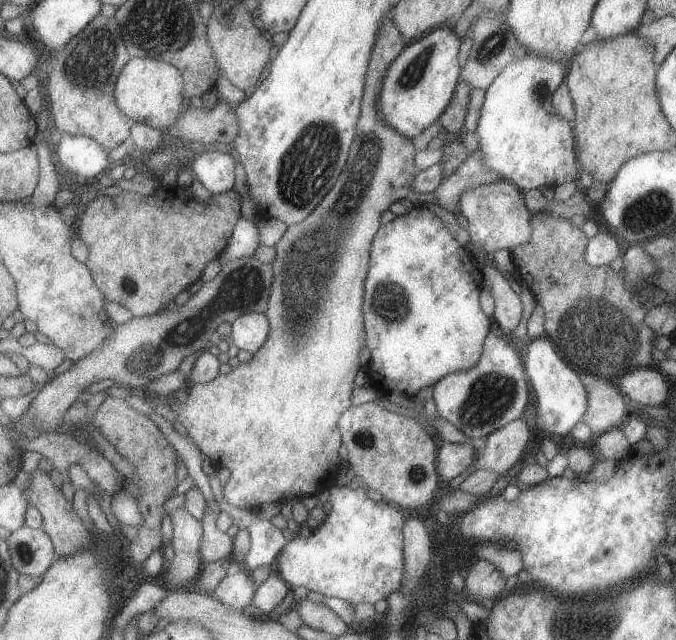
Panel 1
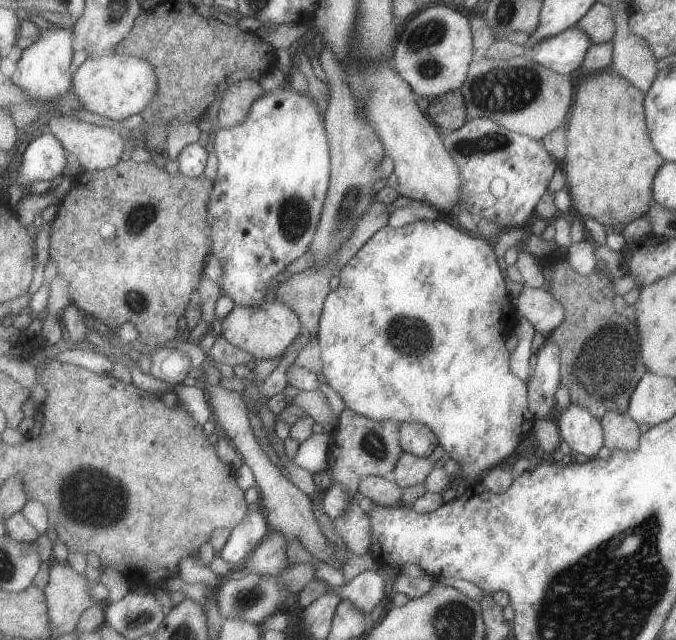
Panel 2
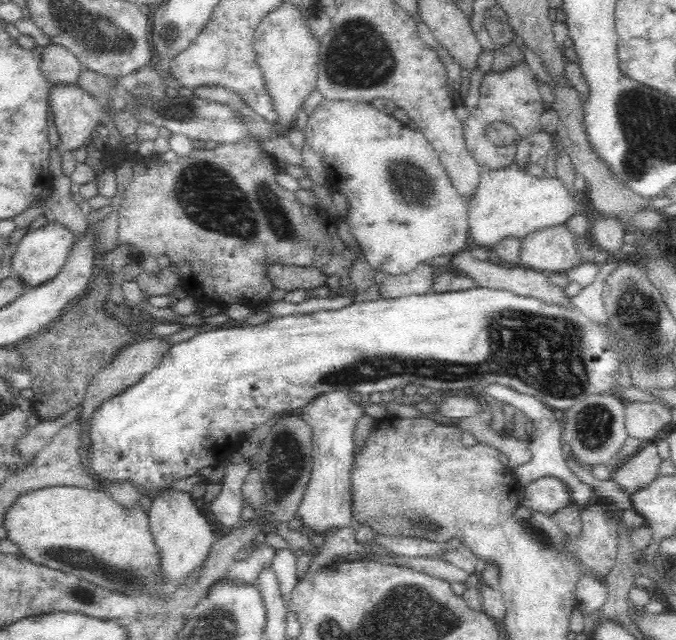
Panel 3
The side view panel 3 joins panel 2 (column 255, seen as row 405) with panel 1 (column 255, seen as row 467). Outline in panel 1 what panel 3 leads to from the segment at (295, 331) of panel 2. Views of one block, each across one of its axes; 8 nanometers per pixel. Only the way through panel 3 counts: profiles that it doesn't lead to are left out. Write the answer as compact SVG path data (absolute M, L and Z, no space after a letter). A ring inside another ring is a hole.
M267 313L241 316L233 324L234 343L242 350L257 353L268 342L271 334L271 318Z

